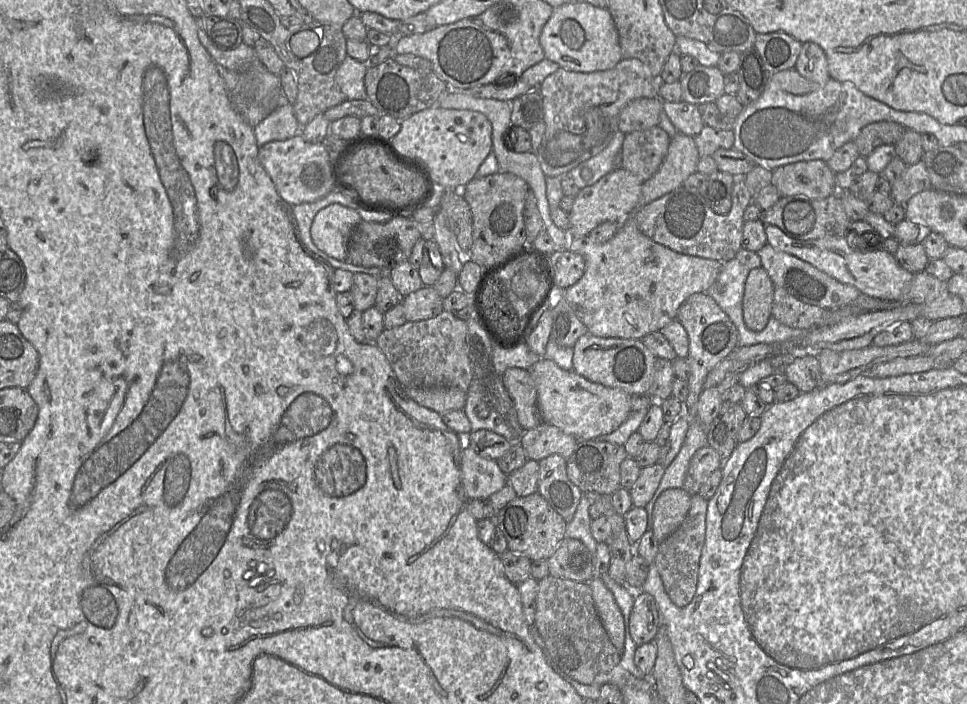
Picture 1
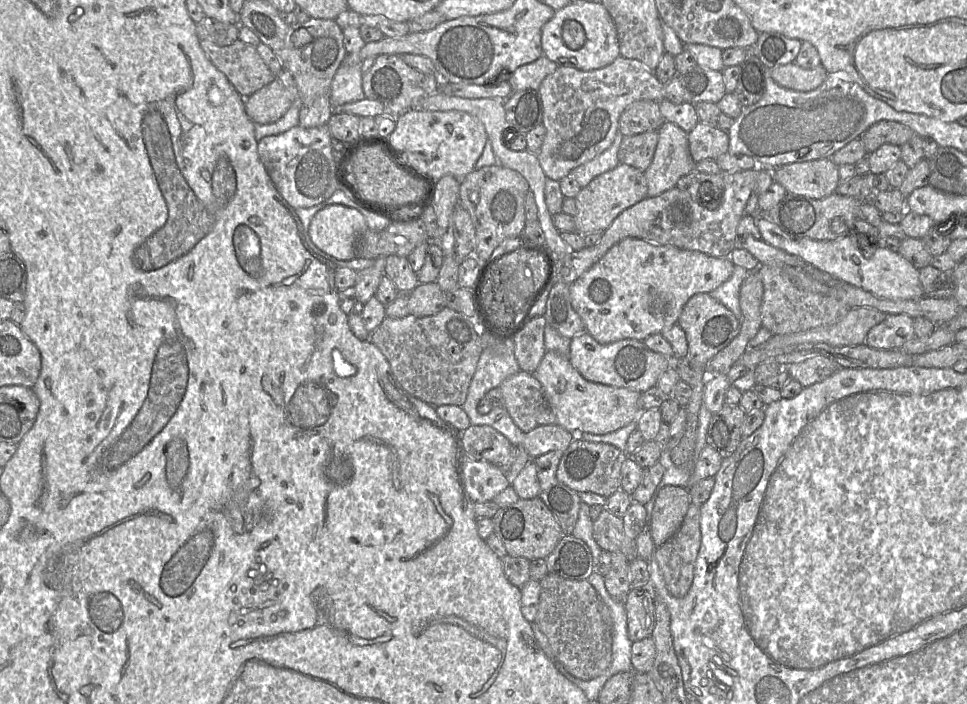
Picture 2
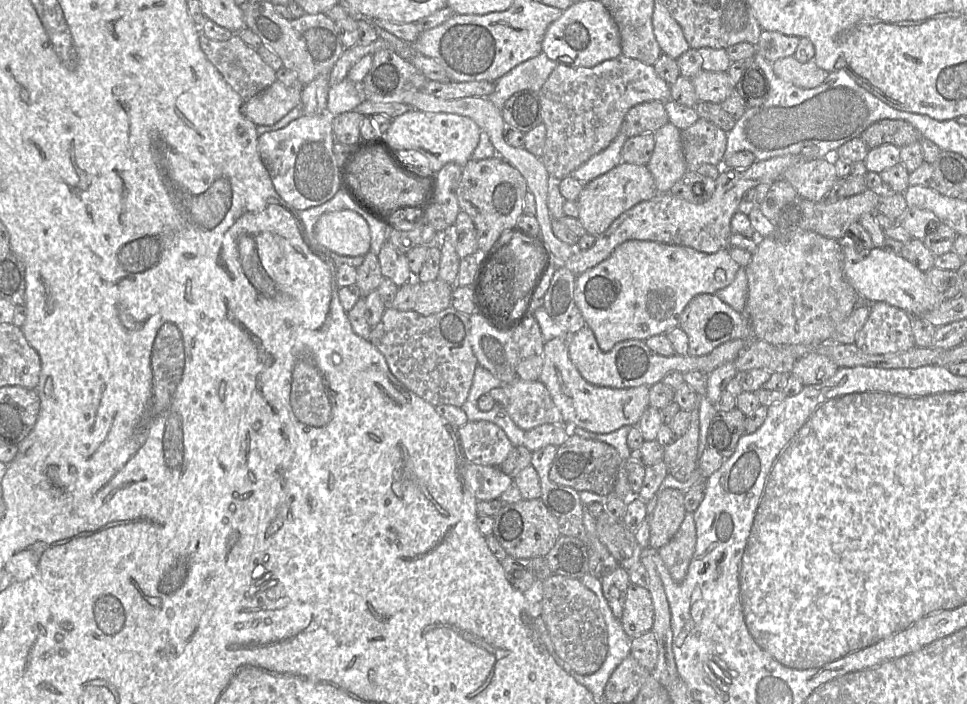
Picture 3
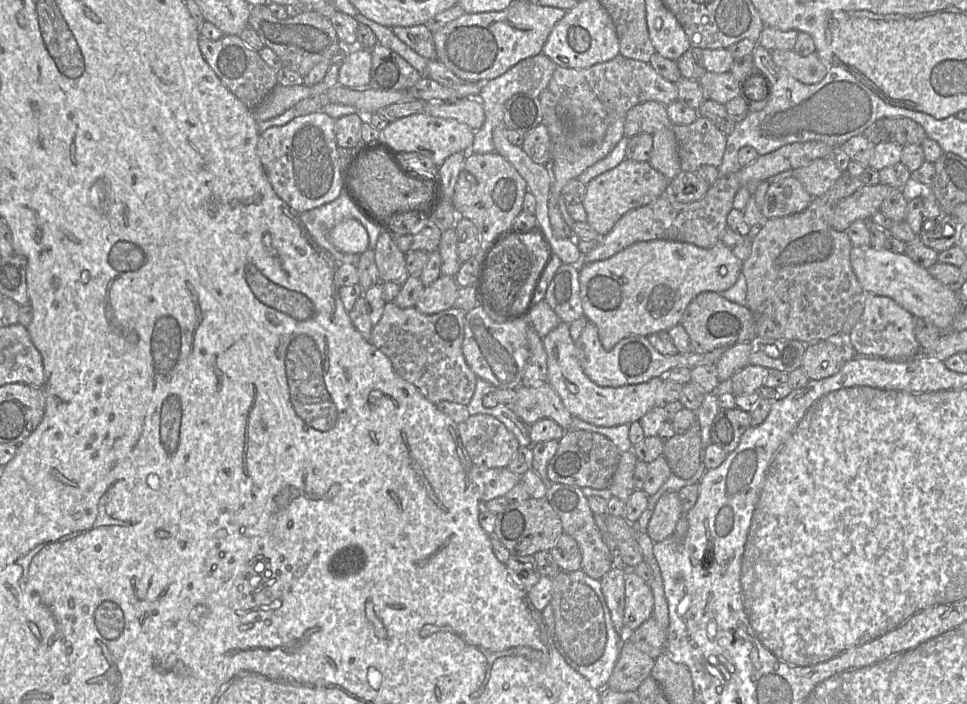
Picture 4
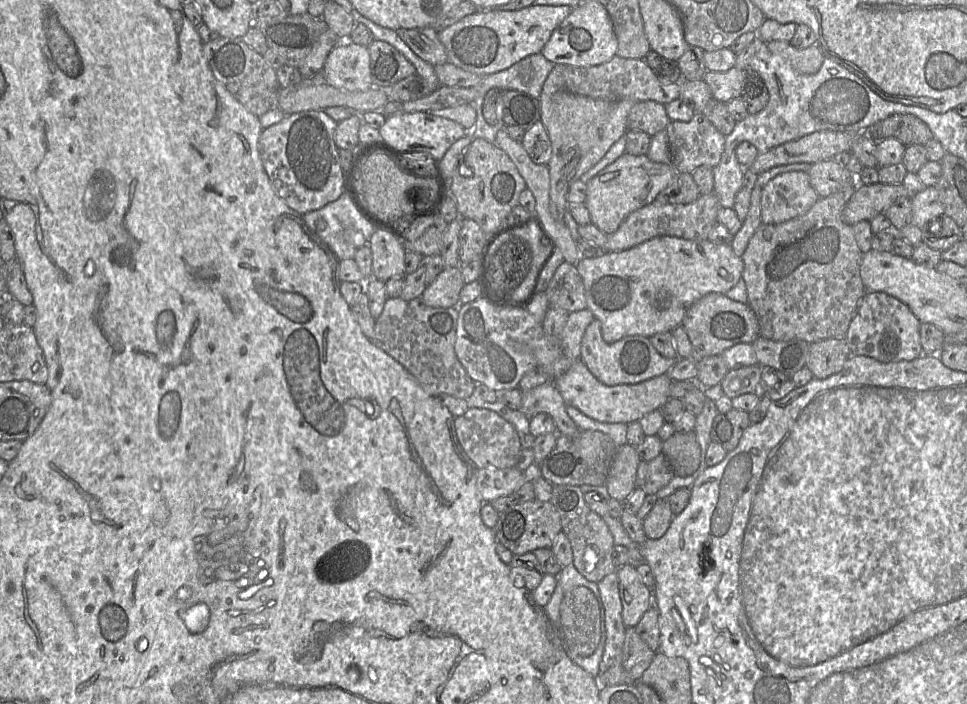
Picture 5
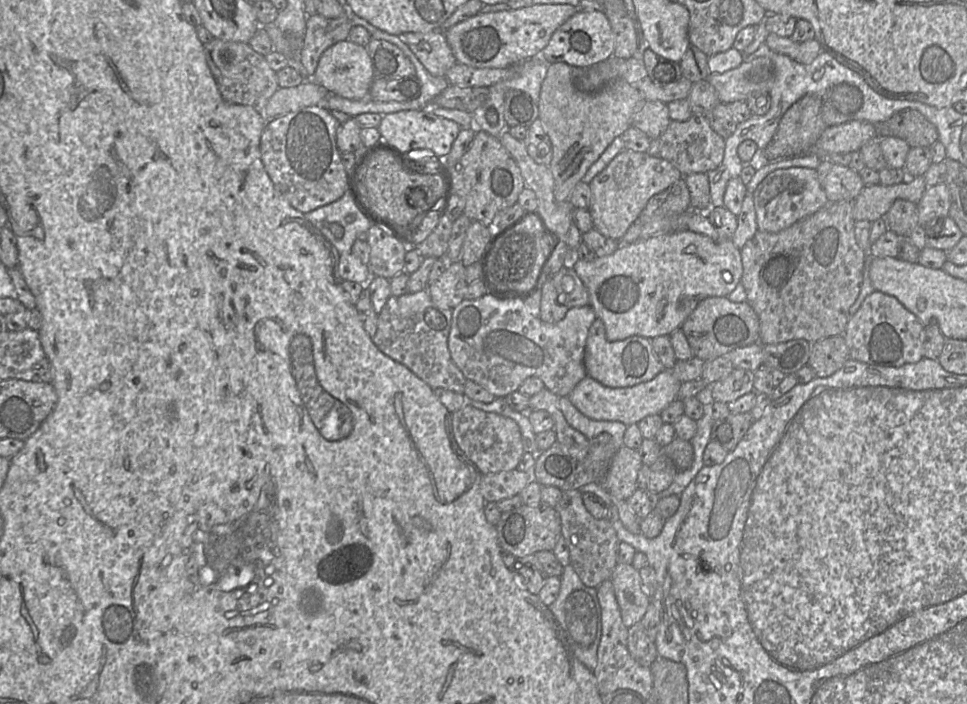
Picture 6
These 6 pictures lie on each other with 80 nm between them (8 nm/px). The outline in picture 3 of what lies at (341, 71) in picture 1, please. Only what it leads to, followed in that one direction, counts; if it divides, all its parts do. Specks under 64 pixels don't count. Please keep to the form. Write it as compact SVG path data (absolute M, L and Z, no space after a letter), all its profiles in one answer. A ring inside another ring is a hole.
M345 78L340 83L330 86L326 112L335 117L344 112L353 111L365 100L361 84Z

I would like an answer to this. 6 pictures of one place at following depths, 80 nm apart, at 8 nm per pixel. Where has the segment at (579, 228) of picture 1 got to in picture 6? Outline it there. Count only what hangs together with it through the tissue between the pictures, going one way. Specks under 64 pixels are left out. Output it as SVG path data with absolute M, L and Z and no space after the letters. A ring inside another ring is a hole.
M623 149L588 184L591 191L589 213L593 227L603 236L621 240L644 210L649 199L668 189L681 178L681 172L660 156Z

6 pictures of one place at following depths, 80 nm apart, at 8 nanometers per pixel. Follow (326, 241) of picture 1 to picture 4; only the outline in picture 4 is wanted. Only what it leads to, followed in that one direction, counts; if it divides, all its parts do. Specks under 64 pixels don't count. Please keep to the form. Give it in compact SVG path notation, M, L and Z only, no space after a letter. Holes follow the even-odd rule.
M346 219L329 232L330 243L339 251L361 255L369 247L366 228L356 219Z

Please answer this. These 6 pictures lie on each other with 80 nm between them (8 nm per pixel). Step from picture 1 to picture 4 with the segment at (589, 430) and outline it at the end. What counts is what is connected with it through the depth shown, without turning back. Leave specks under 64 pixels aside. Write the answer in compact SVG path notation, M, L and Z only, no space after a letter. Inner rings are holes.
M560 324L543 339L547 354L547 383L557 392L572 416L596 426L612 427L630 424L656 406L656 392L662 377L647 382L620 387L602 387L595 384L583 371L576 356L575 342L569 332L569 324Z

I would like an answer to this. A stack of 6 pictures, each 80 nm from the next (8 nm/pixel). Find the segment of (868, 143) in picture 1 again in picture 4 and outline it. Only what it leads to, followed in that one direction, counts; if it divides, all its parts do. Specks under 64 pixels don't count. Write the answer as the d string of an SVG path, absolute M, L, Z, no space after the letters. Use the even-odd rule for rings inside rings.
M907 117L879 119L868 127L862 135L874 145L898 143L902 147L920 145L927 138L924 128Z

